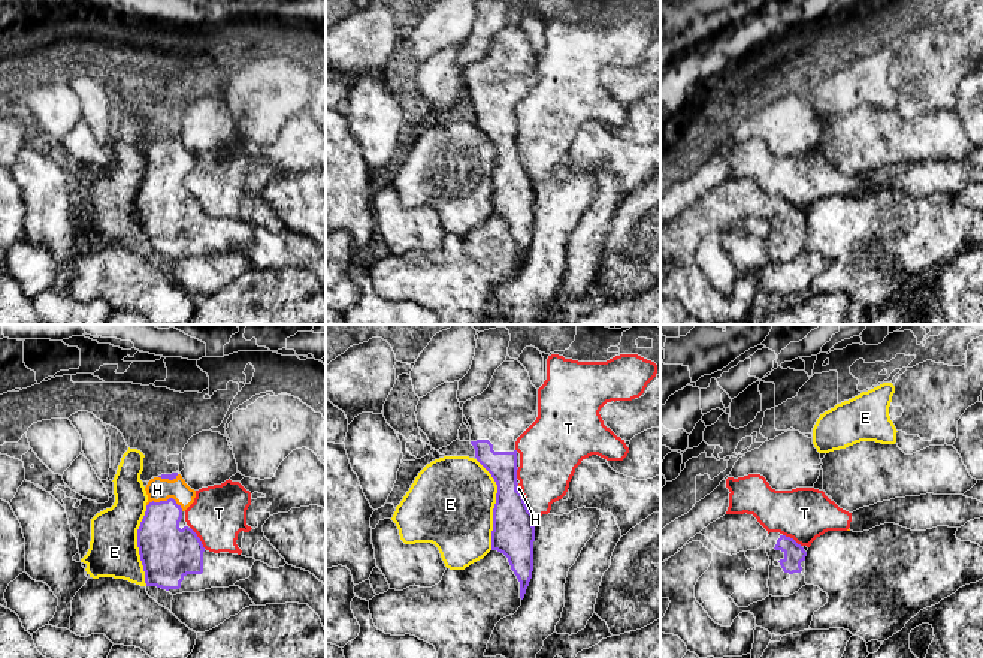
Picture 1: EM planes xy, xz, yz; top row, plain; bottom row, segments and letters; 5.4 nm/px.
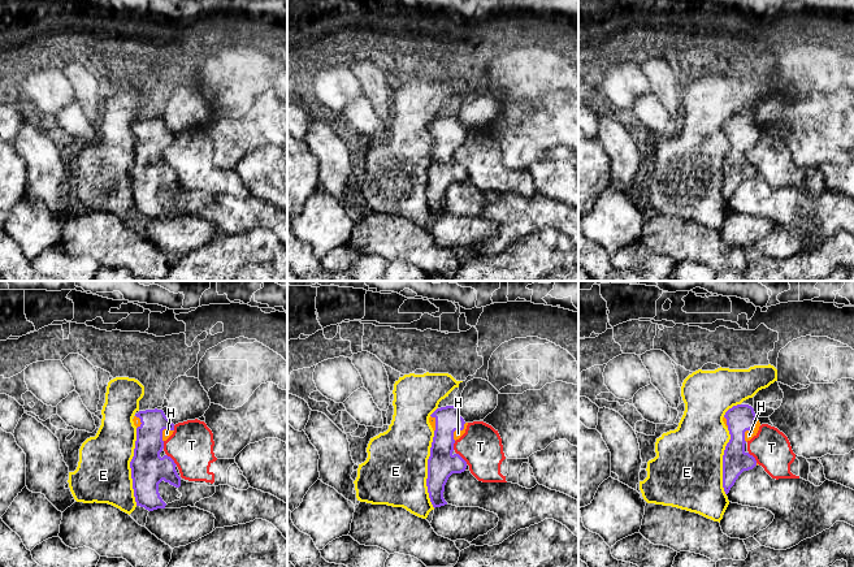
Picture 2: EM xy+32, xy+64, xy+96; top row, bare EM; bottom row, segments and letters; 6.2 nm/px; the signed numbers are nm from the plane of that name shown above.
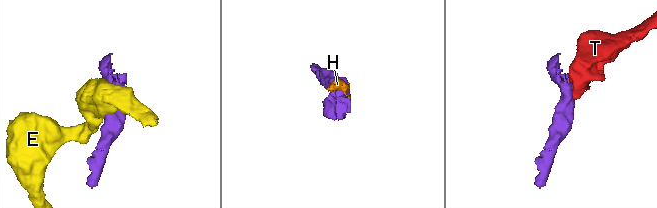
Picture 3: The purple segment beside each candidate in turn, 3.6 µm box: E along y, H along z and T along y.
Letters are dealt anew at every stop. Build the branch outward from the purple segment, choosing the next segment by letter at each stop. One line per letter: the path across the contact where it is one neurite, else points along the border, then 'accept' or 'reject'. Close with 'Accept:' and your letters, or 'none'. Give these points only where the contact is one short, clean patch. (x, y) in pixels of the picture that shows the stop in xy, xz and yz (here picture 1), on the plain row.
E: reject
H: accept
T: border along xz (520, 159), (534, 181); reject
Accept: H

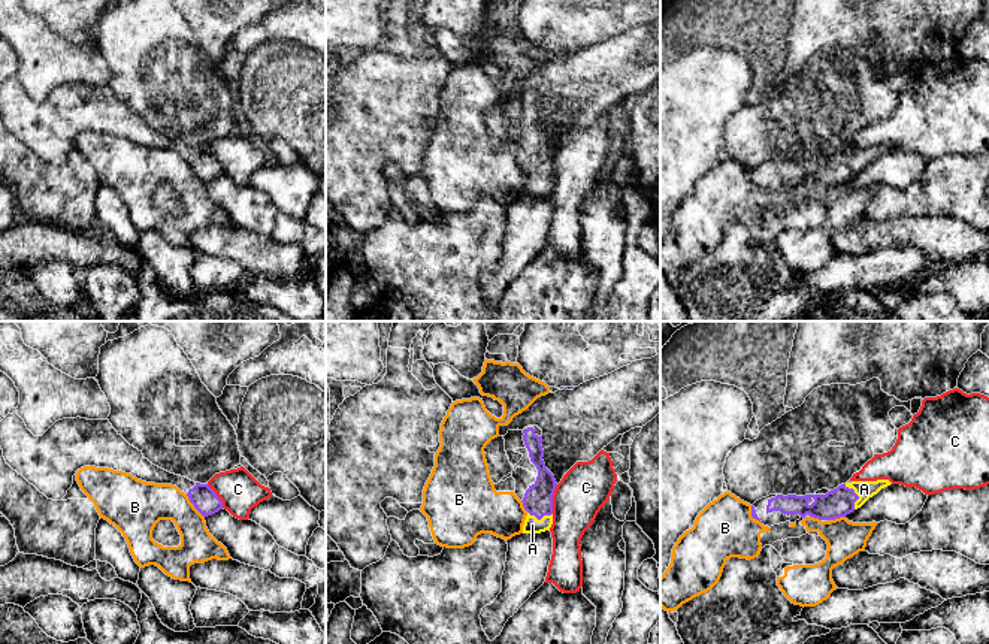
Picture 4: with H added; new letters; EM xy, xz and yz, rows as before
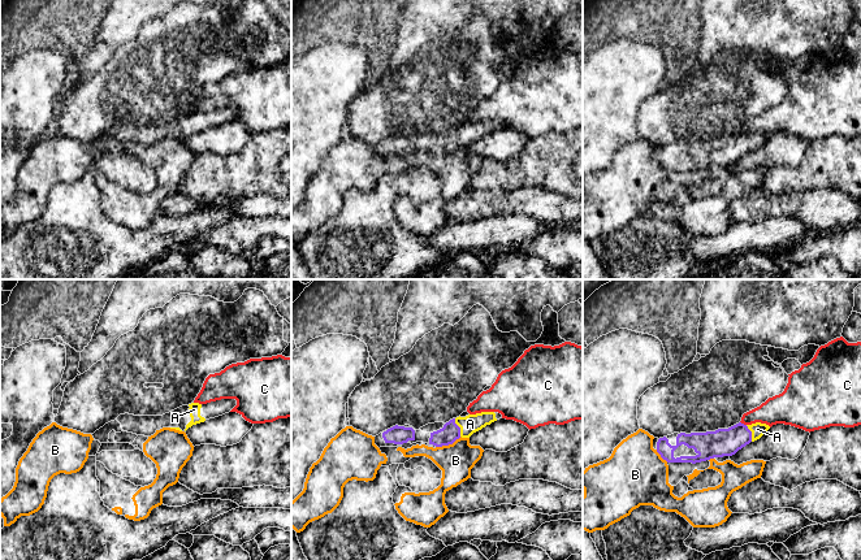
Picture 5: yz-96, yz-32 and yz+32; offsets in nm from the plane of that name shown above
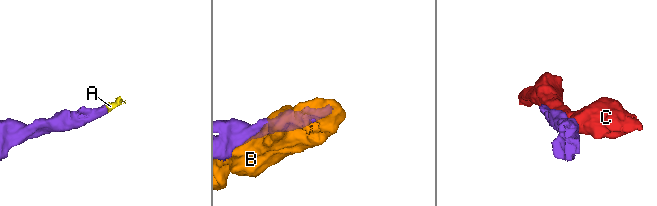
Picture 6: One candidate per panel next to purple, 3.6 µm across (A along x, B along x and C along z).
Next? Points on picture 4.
A: accept
B: reject
C: reject
Accept: A

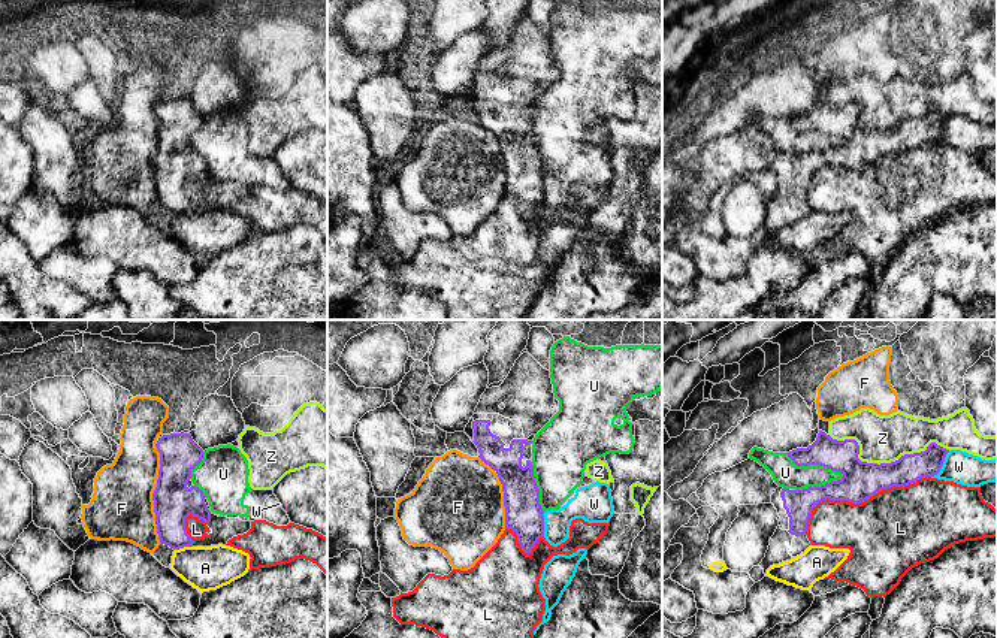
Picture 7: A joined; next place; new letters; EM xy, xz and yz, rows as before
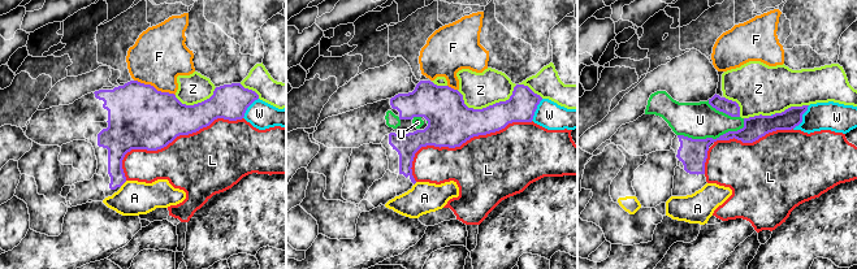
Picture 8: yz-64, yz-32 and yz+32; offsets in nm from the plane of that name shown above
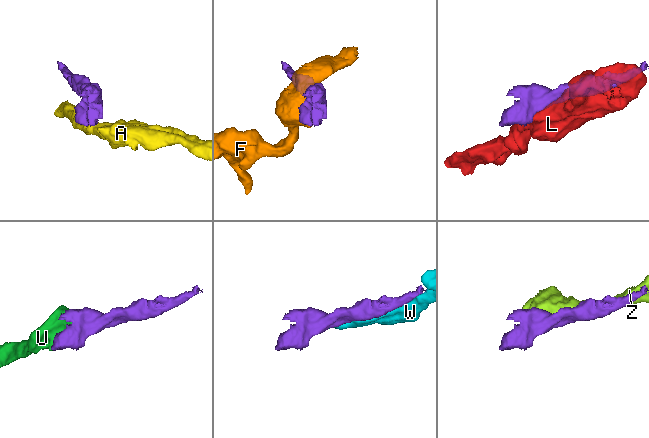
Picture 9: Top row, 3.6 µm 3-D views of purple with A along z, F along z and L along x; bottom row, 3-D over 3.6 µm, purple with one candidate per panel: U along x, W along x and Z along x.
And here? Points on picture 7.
A: border along xy (192, 211), (175, 215); reject
F: reject
L: reject
U: border along yz (786, 118), (797, 130), (822, 130), (843, 141); reject
W: reject
Z: reject
Accept: none

